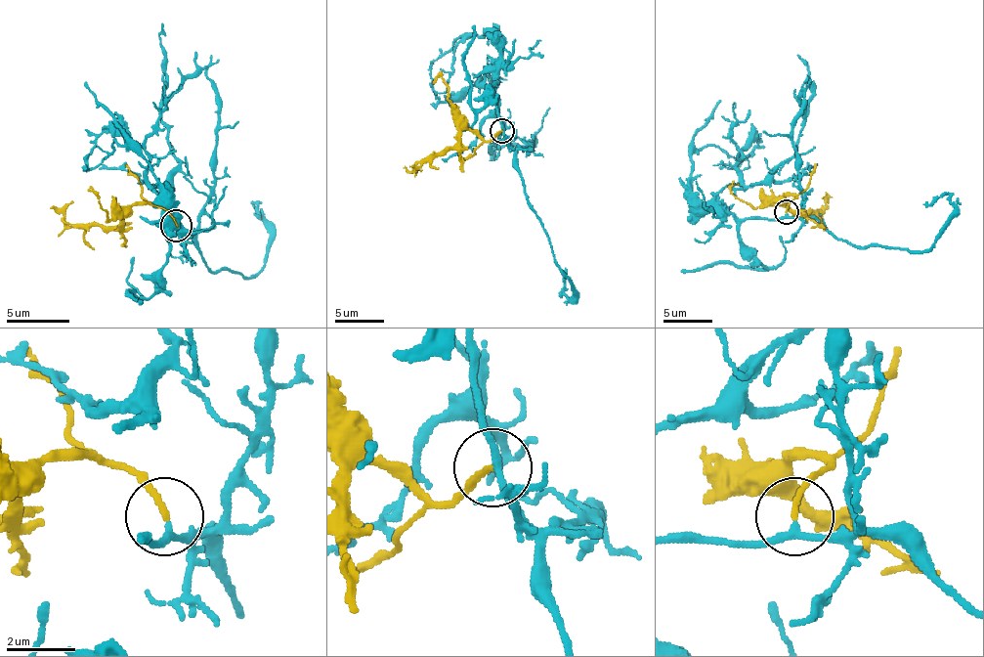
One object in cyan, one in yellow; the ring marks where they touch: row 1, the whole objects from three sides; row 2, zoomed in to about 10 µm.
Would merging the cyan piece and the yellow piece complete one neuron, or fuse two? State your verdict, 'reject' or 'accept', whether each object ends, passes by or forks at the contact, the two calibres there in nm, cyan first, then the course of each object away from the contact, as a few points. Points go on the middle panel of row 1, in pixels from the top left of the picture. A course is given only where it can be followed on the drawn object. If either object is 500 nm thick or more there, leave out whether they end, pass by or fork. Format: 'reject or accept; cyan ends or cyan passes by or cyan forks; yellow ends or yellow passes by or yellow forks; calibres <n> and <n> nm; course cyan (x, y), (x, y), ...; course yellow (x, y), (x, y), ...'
accept; cyan passes by; yellow ends; calibres 190 and 160 nm; course cyan (503, 130), (555, 265), (575, 291), (570, 299), (565, 267); course yellow (501, 130), (489, 140), (469, 130), (451, 148), (432, 153), (412, 172), (403, 167)

